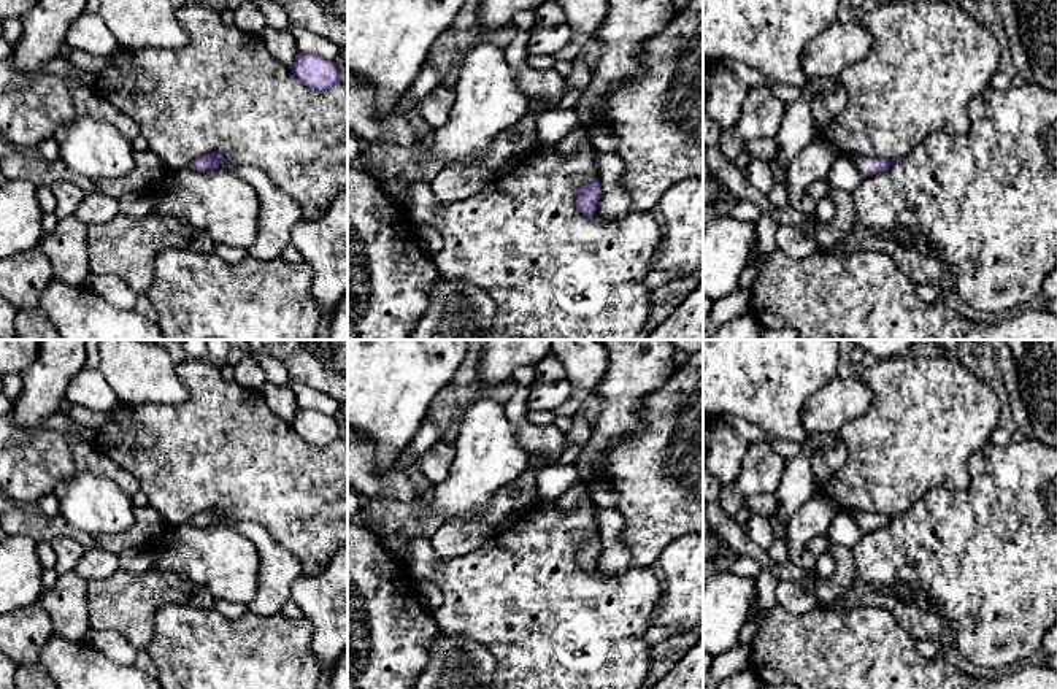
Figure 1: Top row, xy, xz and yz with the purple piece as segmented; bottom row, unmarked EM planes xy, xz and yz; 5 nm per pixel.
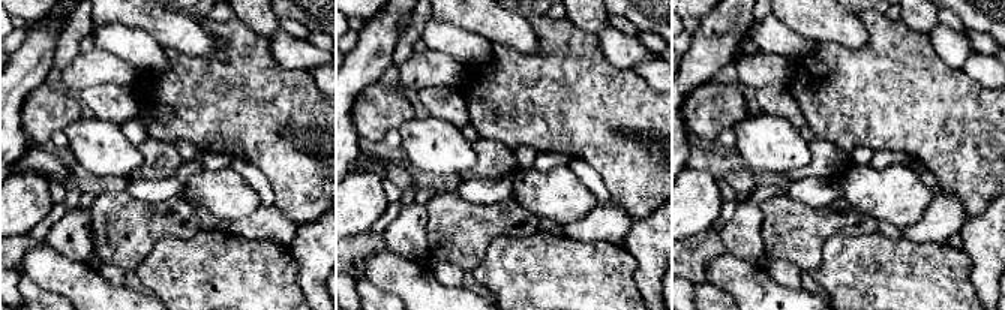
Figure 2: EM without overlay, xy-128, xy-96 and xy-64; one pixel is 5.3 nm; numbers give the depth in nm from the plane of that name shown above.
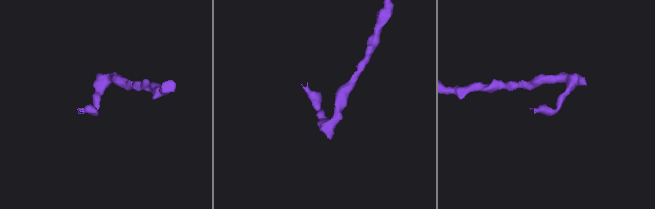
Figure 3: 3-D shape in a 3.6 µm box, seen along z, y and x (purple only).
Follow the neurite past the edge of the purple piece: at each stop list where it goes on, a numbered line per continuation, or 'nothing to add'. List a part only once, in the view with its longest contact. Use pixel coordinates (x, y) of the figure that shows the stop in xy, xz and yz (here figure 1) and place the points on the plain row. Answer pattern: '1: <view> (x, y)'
1: yz (862, 519)

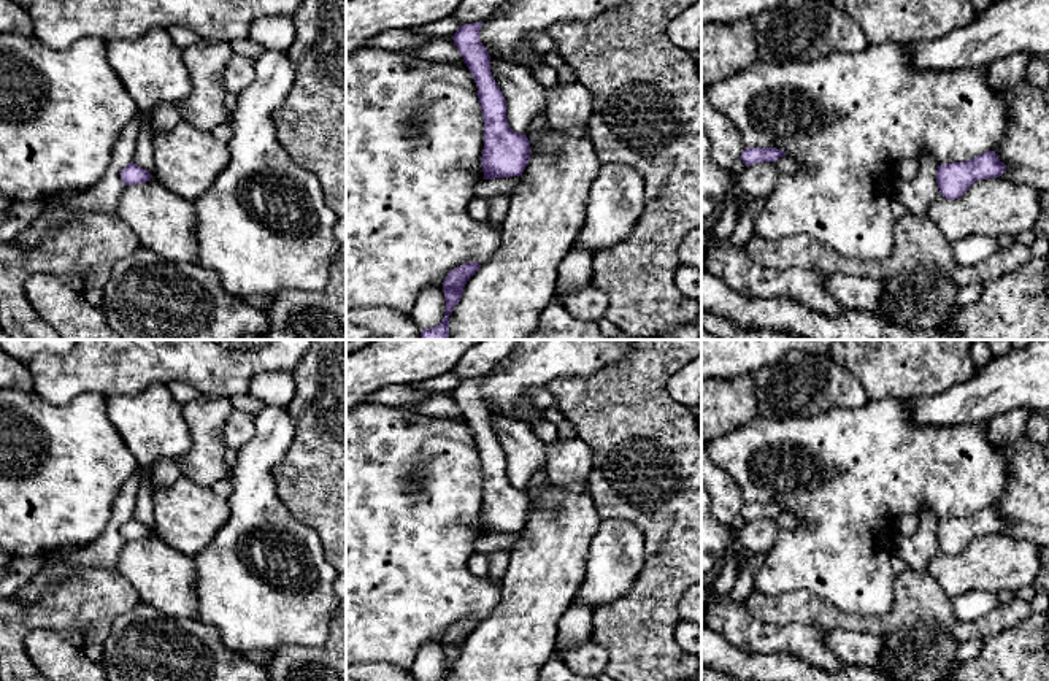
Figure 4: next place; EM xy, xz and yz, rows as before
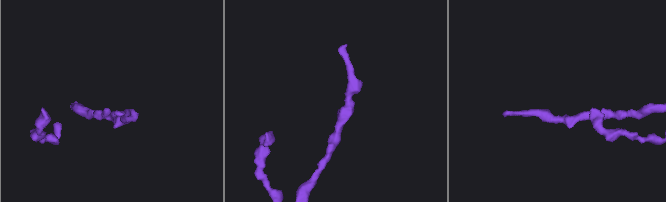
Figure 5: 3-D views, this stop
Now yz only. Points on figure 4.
nothing to add

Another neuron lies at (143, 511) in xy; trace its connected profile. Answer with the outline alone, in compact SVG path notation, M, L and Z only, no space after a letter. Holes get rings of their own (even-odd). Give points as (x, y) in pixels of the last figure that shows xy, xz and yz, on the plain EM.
M148 468L141 478L132 517L148 529L154 529L154 489L151 483L151 468Z

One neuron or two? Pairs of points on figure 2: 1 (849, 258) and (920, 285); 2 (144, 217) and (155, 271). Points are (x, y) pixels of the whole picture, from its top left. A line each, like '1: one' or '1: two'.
1: one
2: two

